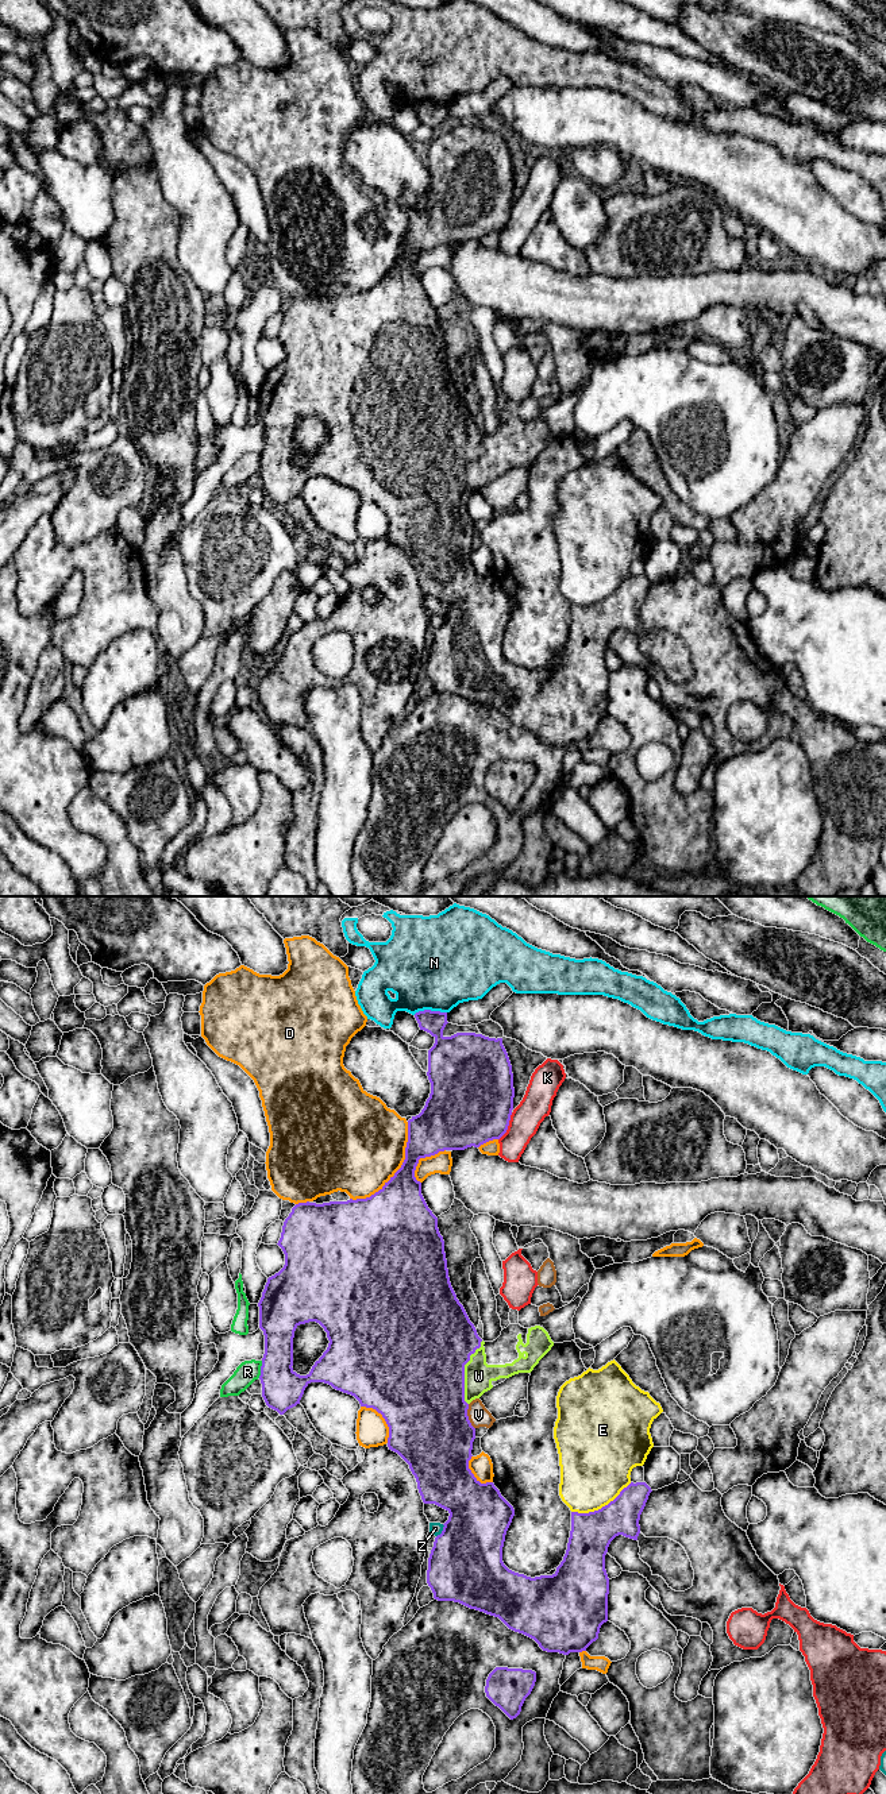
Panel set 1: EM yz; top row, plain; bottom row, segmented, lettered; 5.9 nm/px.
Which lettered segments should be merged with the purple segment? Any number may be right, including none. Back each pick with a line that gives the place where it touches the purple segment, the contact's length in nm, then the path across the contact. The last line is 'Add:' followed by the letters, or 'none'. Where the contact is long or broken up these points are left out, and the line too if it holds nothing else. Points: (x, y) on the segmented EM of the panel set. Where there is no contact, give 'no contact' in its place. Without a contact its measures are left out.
W: contact yz (463, 1373); length 400 nm
Add: W

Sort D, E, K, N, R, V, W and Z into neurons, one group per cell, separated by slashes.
D / E / K / N / R / V Z / W

